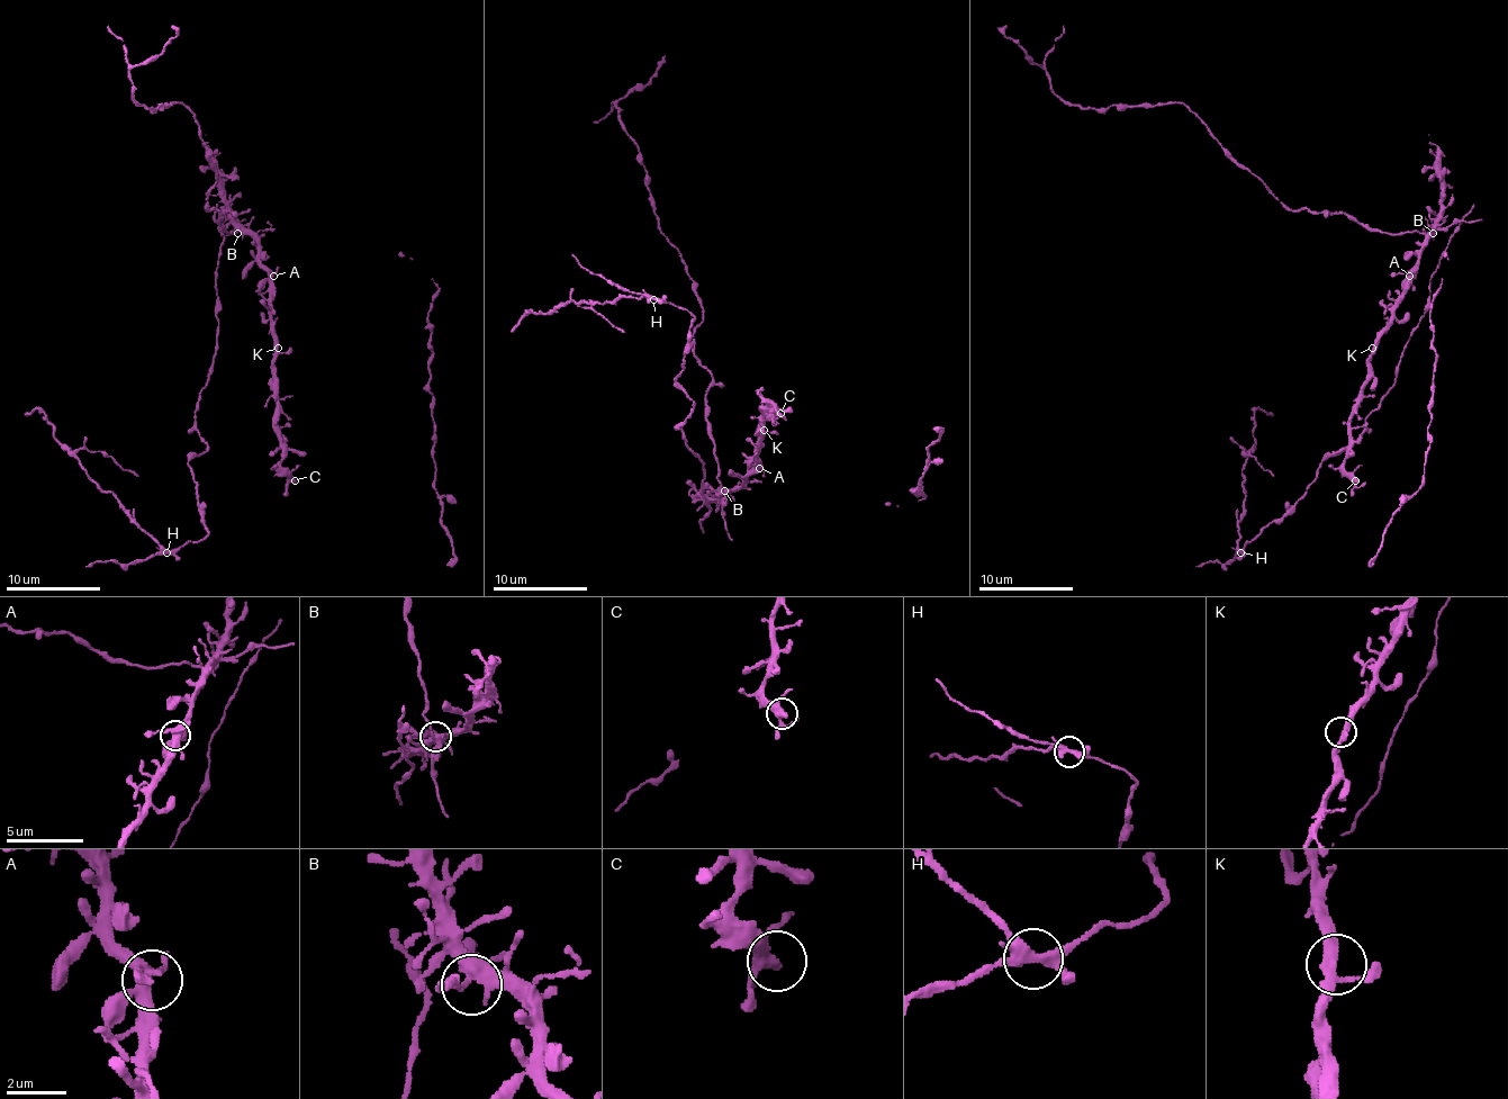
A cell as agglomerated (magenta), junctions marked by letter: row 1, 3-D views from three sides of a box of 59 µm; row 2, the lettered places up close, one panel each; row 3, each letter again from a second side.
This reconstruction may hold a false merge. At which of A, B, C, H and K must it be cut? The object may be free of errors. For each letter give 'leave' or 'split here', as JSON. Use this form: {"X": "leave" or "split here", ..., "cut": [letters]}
{"A": "leave", "B": "leave", "C": "leave", "H": "split here", "K": "leave", "cut": ["H"]}

